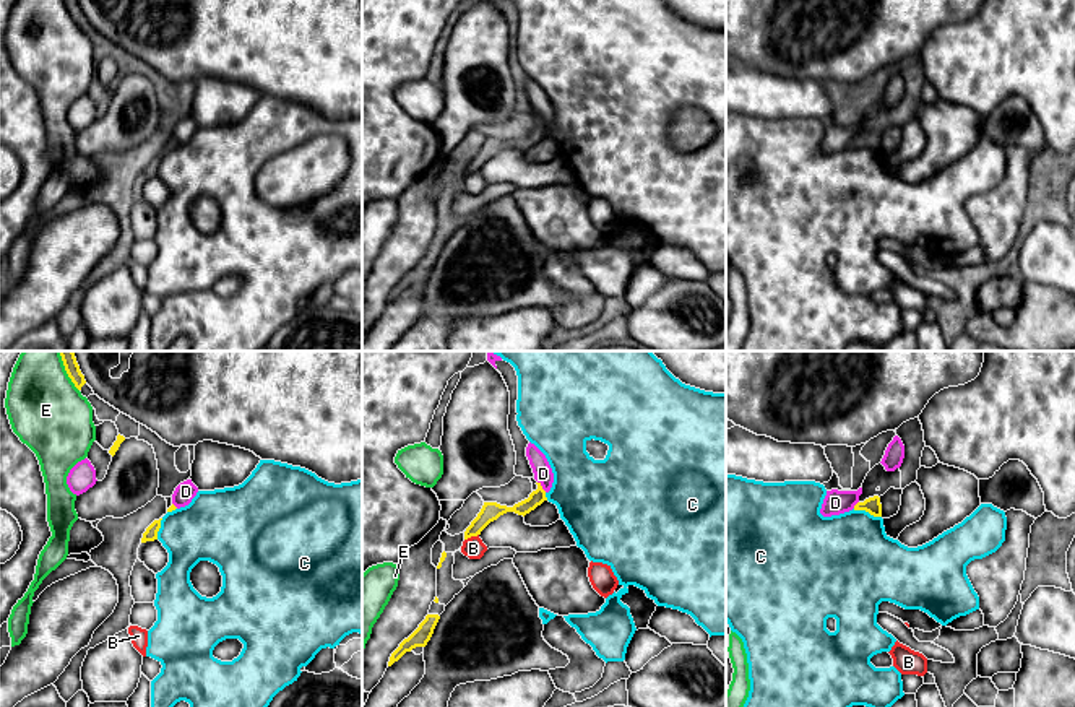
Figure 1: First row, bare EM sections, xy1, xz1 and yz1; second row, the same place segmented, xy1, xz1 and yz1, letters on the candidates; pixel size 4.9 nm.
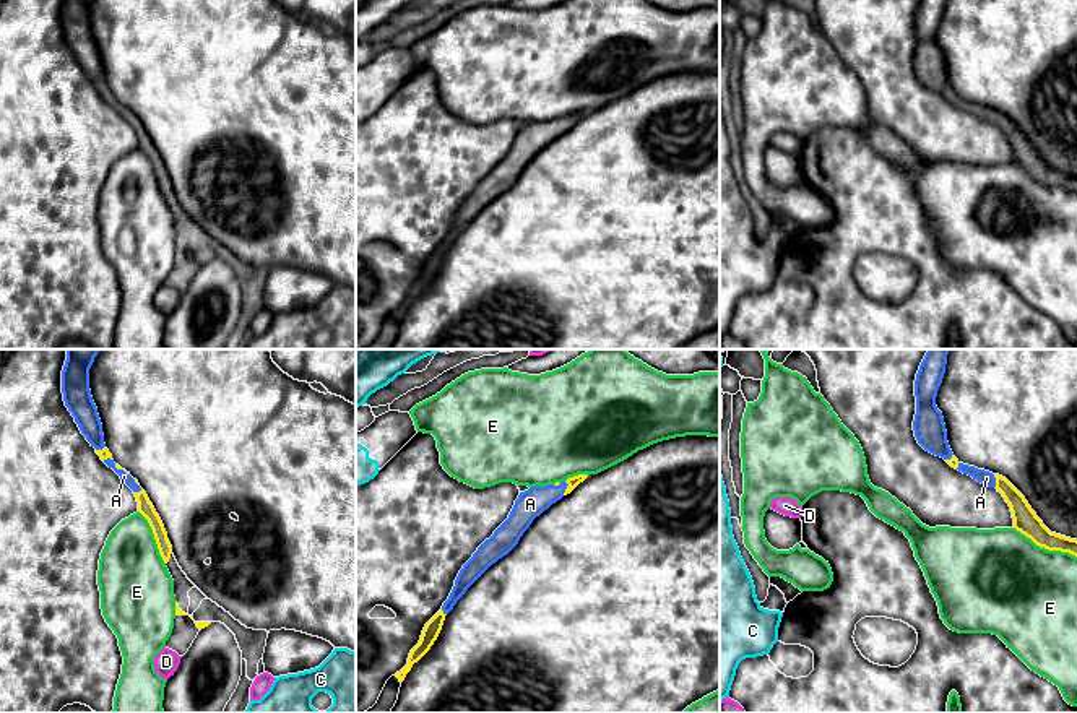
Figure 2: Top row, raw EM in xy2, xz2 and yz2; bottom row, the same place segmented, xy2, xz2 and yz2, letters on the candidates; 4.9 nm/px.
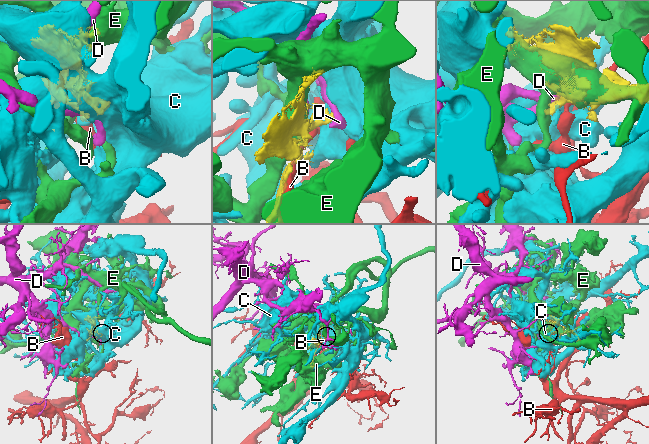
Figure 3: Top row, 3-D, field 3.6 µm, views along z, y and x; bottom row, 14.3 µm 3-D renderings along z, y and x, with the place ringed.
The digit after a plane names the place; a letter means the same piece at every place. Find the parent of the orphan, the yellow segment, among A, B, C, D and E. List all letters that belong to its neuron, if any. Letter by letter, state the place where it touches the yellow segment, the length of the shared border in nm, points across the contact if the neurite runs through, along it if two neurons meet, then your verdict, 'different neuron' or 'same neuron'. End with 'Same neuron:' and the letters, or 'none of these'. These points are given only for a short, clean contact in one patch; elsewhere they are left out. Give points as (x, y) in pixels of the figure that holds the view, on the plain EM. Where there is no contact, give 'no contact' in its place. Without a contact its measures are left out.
A: xz2 (567, 124) | 70 nm | same neuron
B: xz1 (471, 171) | 80 nm | different neuron
C: yz1 (867, 147) | 150 nm | different neuron
D: xz1 (541, 122) | 70 nm | along xz1 (538, 117), (546, 127) | different neuron
E: yz2 (1045, 184) | 340 nm | different neuron
Same neuron: A

